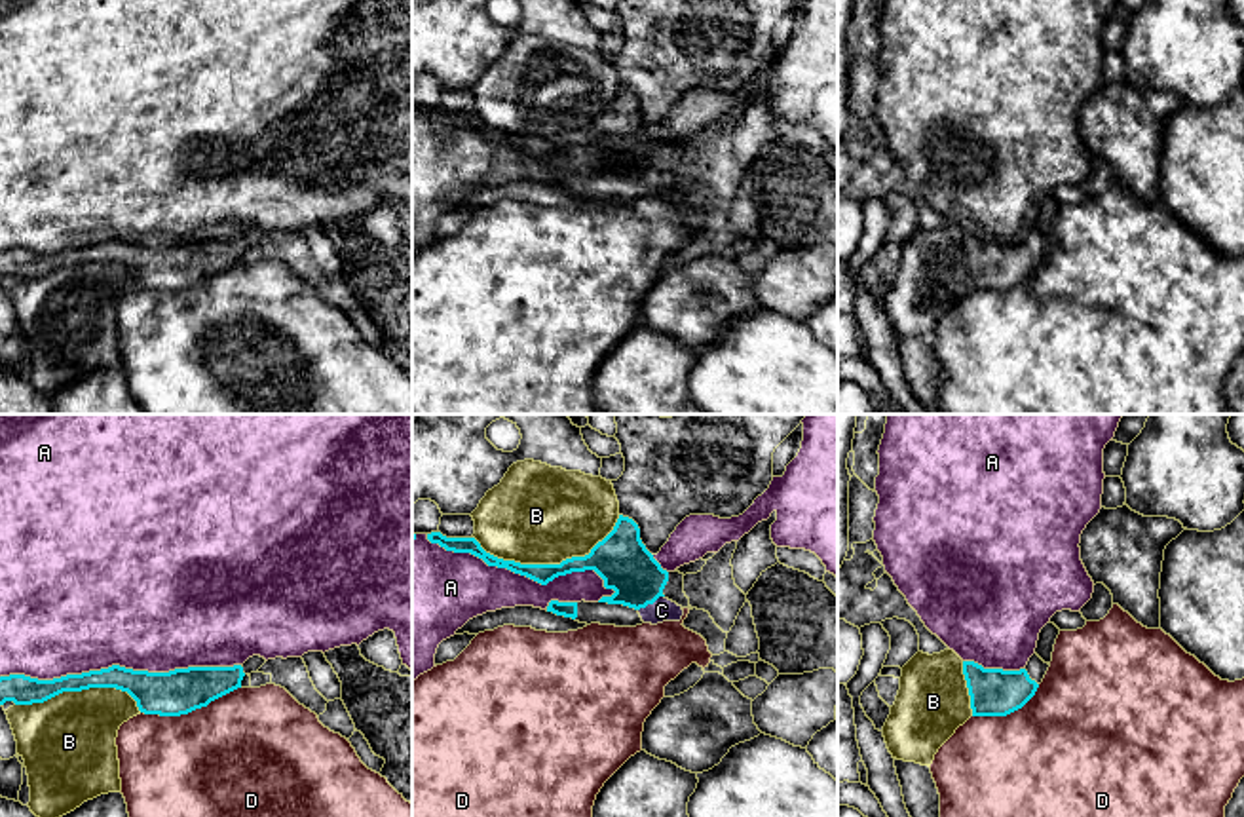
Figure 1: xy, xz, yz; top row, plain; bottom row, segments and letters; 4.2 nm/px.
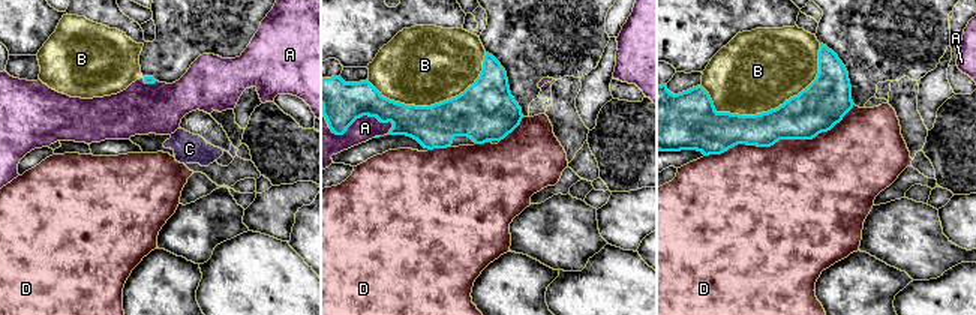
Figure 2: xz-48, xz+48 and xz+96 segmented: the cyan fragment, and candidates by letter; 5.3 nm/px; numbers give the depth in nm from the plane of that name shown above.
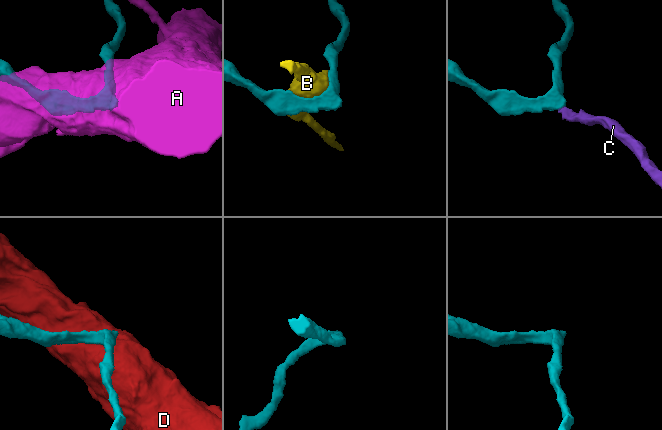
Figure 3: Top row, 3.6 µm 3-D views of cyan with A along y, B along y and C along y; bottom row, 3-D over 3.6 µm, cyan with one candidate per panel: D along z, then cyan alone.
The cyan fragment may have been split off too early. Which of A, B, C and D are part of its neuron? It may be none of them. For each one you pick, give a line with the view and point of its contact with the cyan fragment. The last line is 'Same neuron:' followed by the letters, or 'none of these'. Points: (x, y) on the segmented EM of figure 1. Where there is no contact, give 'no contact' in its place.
C: xz (650, 603)
Same neuron: C

